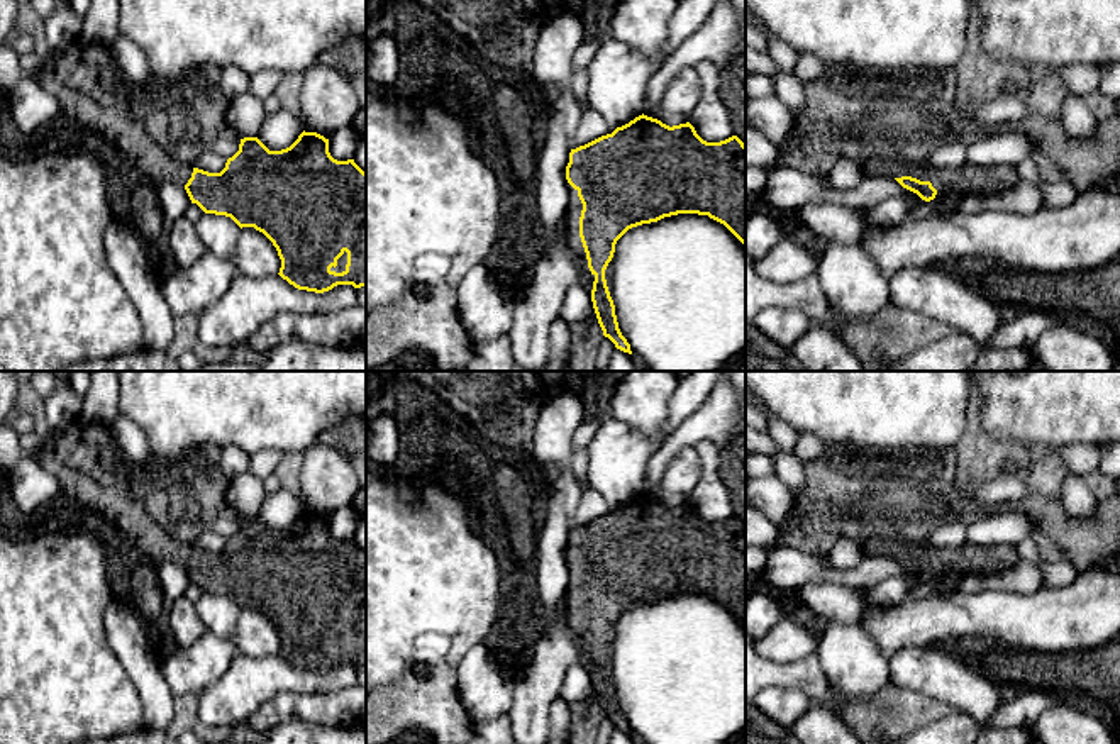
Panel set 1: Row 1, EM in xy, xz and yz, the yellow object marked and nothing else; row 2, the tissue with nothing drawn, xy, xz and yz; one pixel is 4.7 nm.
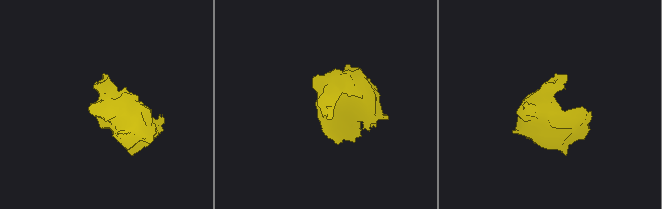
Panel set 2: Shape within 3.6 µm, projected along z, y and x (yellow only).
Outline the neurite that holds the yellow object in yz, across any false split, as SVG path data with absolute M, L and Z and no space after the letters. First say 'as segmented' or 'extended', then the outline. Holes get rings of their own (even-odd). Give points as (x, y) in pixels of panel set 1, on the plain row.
extended; M896 542L890 552L903 568L917 573L922 580L930 581L944 568L964 569L969 575L986 580L990 575L1012 569L1020 563L1017 546L973 546L962 544L956 549L937 549L922 544Z

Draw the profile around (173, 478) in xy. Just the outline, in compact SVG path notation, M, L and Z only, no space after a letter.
M203 444L151 464L139 491L154 520L175 539L195 546L229 508L229 481L220 469L222 447Z

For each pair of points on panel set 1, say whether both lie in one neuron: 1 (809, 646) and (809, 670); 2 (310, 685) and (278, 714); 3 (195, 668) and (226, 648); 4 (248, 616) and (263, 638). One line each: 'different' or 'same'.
1: different
2: different
3: same
4: same

